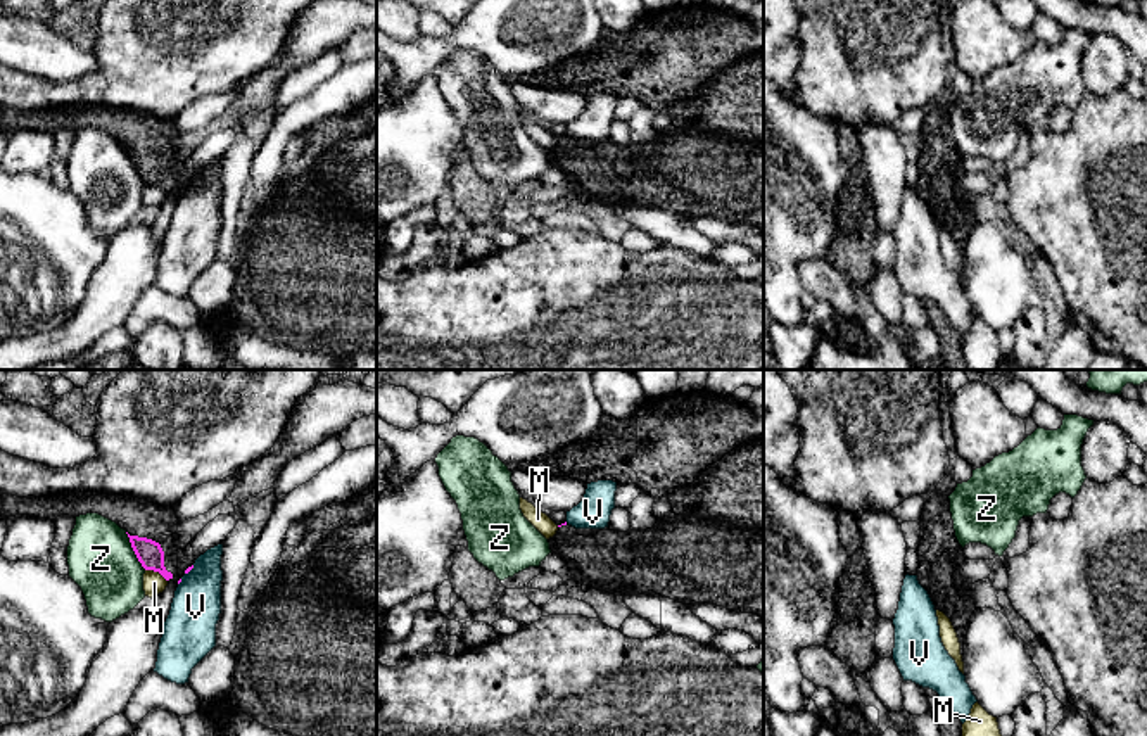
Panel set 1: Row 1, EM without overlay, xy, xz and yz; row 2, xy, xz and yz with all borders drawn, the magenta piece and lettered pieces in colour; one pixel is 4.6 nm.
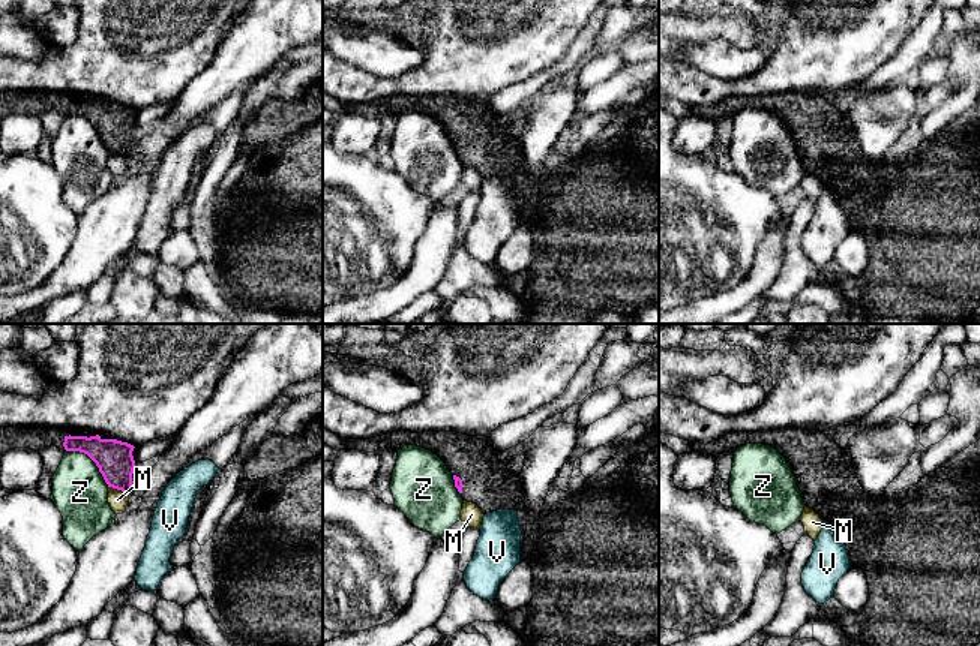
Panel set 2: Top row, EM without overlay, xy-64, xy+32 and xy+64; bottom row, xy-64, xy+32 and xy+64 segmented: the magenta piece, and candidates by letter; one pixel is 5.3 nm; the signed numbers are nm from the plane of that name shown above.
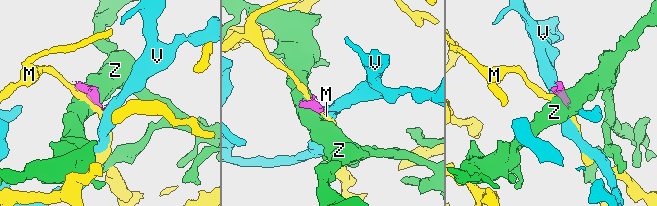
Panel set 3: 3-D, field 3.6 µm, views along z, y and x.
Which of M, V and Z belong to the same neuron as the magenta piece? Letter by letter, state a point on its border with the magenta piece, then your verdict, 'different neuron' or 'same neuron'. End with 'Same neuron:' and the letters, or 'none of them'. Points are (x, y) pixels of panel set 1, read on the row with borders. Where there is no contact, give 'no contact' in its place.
M: xy (156, 571) | different neuron
V: xy (189, 571) | different neuron
Z: xy (133, 550) | different neuron
Same neuron: none of them

